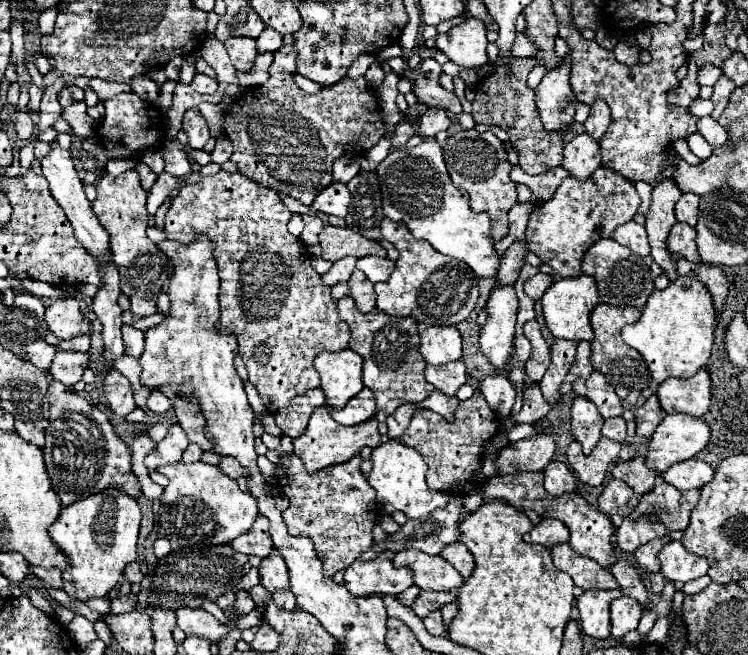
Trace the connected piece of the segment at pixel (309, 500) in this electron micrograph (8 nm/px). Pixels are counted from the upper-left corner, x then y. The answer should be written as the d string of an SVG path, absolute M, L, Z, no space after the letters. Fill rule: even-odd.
M281 455L281 461L275 463L275 477L277 477L279 491L289 499L289 507L283 511L283 521L287 523L291 535L309 537L313 541L317 555L323 557L327 577L351 565L351 561L355 561L359 553L363 553L363 549L371 549L373 527L381 519L381 509L375 499L375 489L371 489L367 477L361 473L361 463L363 459L355 455L351 461L321 469L319 473L307 473L303 461L297 455Z

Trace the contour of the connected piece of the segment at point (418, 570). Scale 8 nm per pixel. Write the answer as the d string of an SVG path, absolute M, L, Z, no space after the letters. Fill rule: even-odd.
M403 549L393 557L395 567L411 567L413 581L421 589L431 591L451 591L463 585L461 573L445 561L441 555L427 555L419 549Z

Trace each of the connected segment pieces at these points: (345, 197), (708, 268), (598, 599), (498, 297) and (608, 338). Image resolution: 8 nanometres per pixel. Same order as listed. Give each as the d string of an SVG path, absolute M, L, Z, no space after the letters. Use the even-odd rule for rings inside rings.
M333 181L331 185L327 185L313 201L313 209L321 211L325 215L337 215L337 217L345 217L347 215L347 205L349 205L351 193L347 189L345 183Z
M675 257L675 263L677 263L677 275L689 275L689 273L693 273L693 275L697 275L707 285L707 289L713 295L715 309L721 311L721 307L725 303L725 297L729 293L727 275L717 265L707 265L707 263L695 265L691 261L683 263L683 257Z
M583 591L577 597L577 607L581 613L581 629L585 635L595 639L607 639L611 621L609 621L609 605L613 599L621 597L623 593L617 591Z
M511 285L491 291L487 301L489 319L481 329L479 349L493 363L497 371L505 371L513 355L517 309L519 309L519 301Z
M599 303L591 313L591 327L595 331L595 339L591 341L591 365L607 377L621 397L627 397L631 391L643 391L651 385L651 375L641 353L621 339L621 329L629 323L637 323L639 317L641 311L635 307L613 307L607 303Z

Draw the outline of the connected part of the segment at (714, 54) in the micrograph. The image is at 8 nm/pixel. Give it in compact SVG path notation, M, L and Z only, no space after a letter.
M721 19L719 23L705 23L703 27L703 47L701 51L691 53L689 57L697 63L697 69L705 67L705 65L717 65L723 67L723 61L727 57L731 57L731 51L725 45L725 19Z

